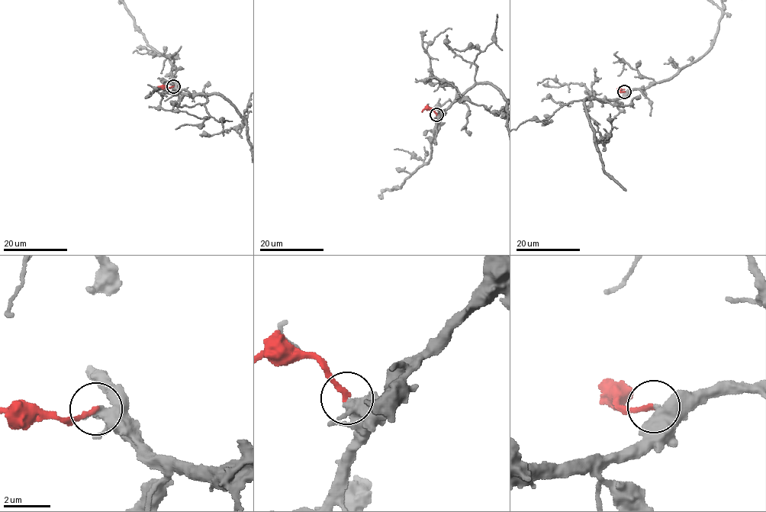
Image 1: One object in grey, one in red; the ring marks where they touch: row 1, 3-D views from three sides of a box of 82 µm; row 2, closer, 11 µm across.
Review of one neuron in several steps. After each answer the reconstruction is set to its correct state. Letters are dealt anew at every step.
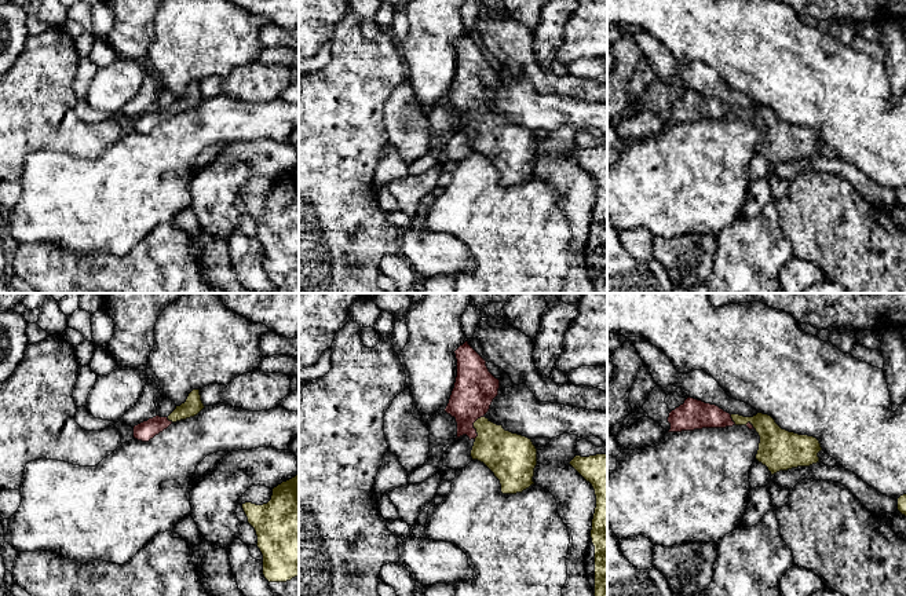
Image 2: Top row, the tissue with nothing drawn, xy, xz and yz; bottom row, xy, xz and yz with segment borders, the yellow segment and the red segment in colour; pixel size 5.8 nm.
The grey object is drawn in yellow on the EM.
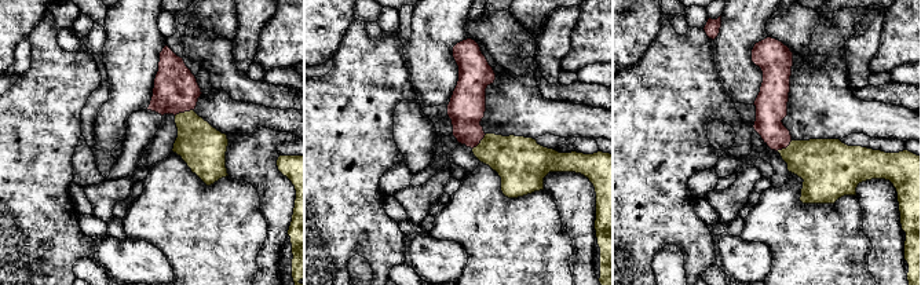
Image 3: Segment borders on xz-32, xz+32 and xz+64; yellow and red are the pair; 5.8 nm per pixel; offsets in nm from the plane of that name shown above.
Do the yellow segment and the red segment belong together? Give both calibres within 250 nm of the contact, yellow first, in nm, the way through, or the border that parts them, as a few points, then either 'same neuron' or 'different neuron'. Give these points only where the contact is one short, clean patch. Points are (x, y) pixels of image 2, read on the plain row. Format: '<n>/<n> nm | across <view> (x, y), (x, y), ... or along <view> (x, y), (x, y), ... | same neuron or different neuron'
260/240 nm | across xz (506, 146), (474, 117), (475, 79) | same neuron

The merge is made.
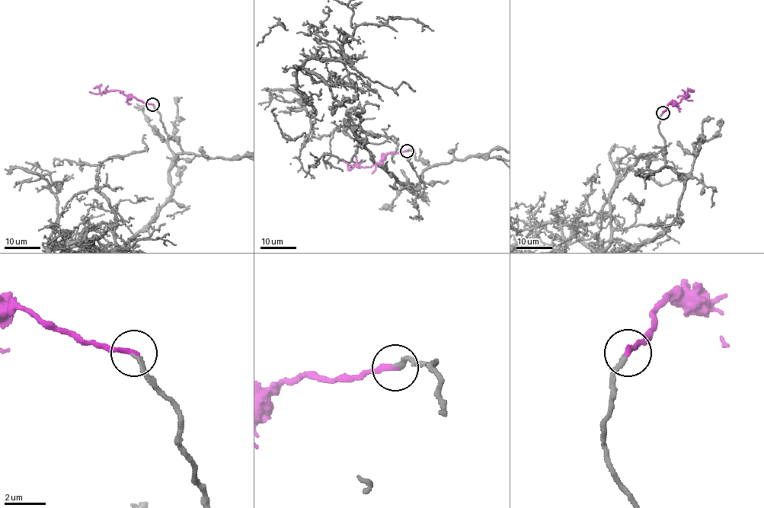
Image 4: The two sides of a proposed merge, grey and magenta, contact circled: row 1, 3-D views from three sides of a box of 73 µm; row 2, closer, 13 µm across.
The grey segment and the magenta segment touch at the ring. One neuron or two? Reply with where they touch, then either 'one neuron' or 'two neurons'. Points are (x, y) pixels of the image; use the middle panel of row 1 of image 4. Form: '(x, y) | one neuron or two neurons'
(407, 151) | one neuron

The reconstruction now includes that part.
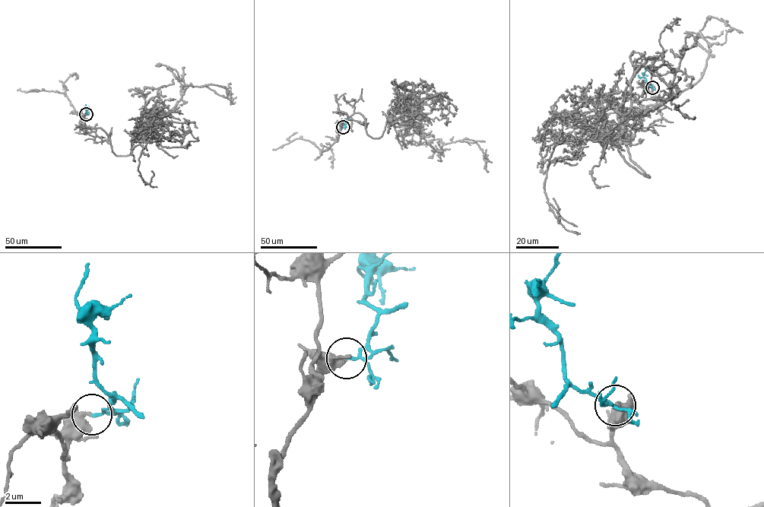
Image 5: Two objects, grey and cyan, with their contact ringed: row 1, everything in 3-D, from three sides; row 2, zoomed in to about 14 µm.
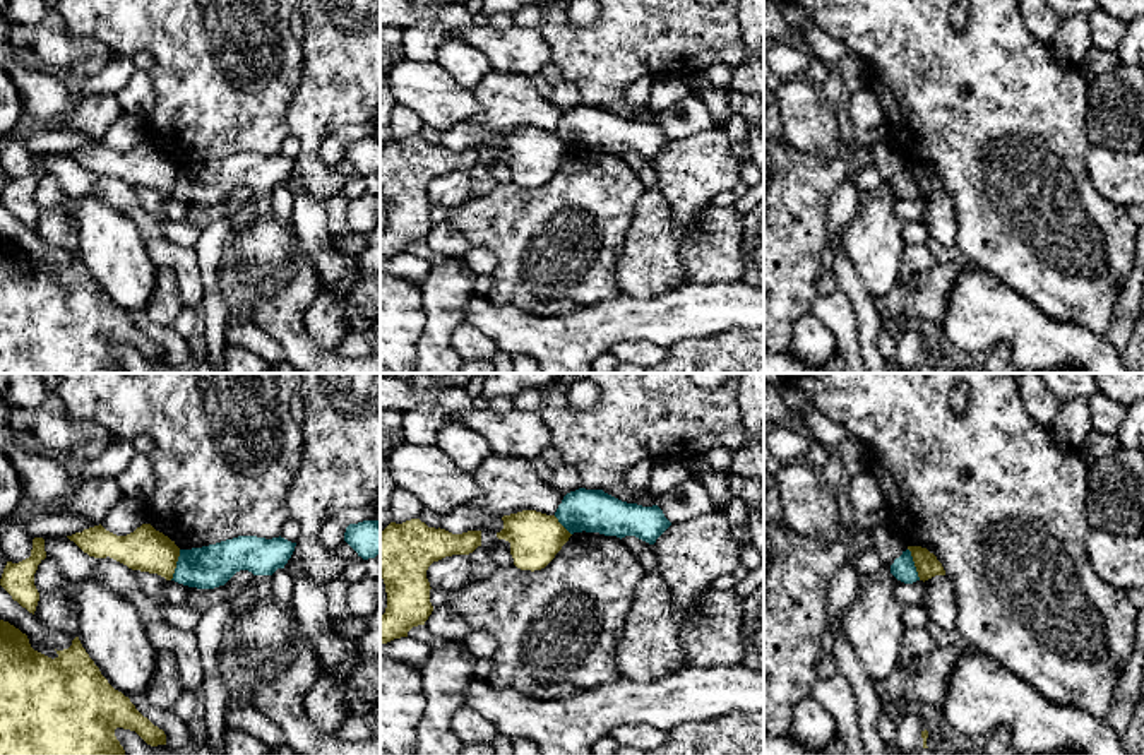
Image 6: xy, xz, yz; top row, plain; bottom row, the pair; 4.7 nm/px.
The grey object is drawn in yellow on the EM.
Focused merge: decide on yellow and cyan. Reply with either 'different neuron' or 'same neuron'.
different neuron

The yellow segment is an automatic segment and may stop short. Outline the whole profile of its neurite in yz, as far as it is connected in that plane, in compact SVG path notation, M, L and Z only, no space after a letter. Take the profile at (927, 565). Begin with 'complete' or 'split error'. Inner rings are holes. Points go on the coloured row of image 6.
complete | M908 546L908 550L911 551L920 580L925 582L935 575L945 575L942 563L927 548Z

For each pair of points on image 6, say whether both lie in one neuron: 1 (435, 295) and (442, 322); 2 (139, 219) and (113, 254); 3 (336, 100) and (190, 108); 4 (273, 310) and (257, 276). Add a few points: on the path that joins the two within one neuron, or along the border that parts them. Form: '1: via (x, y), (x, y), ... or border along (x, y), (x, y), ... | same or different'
1: via (437, 302), (442, 315) | same
2: border along (101, 201), (117, 208), (136, 226), (153, 261) | different
3: border along (303, 65), (298, 89), (286, 113), (288, 132) | different
4: border along (291, 259), (274, 279), (256, 288) | different

